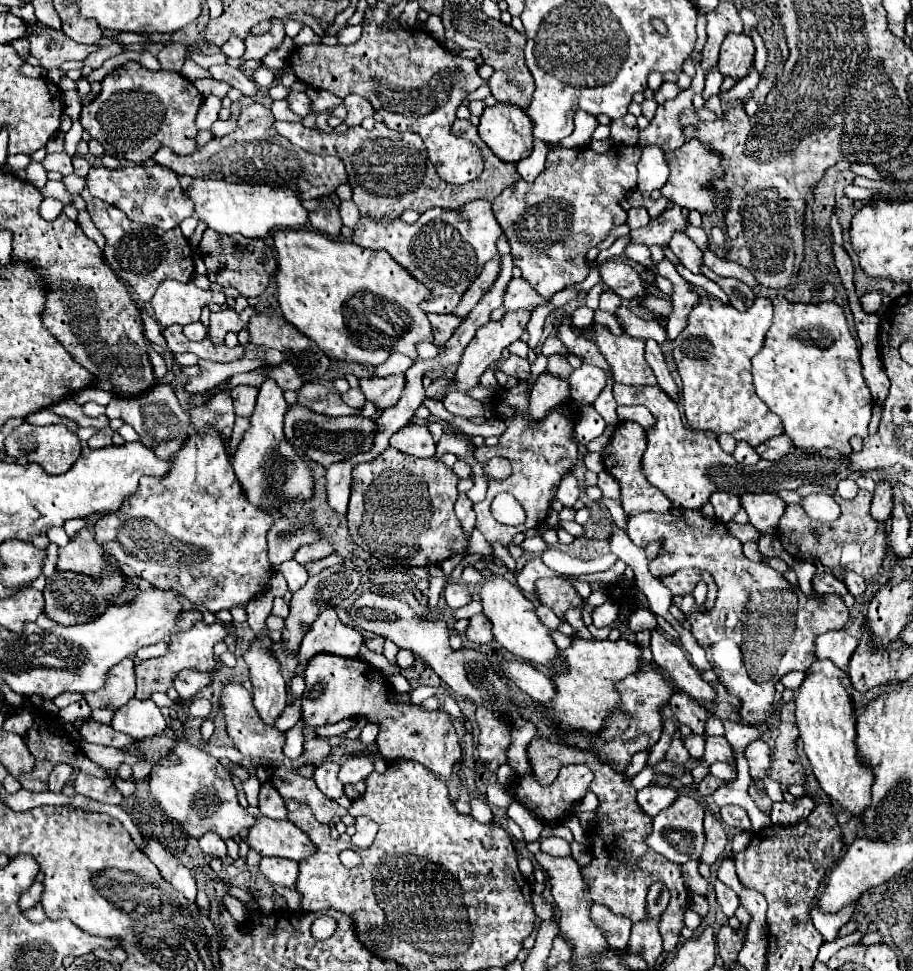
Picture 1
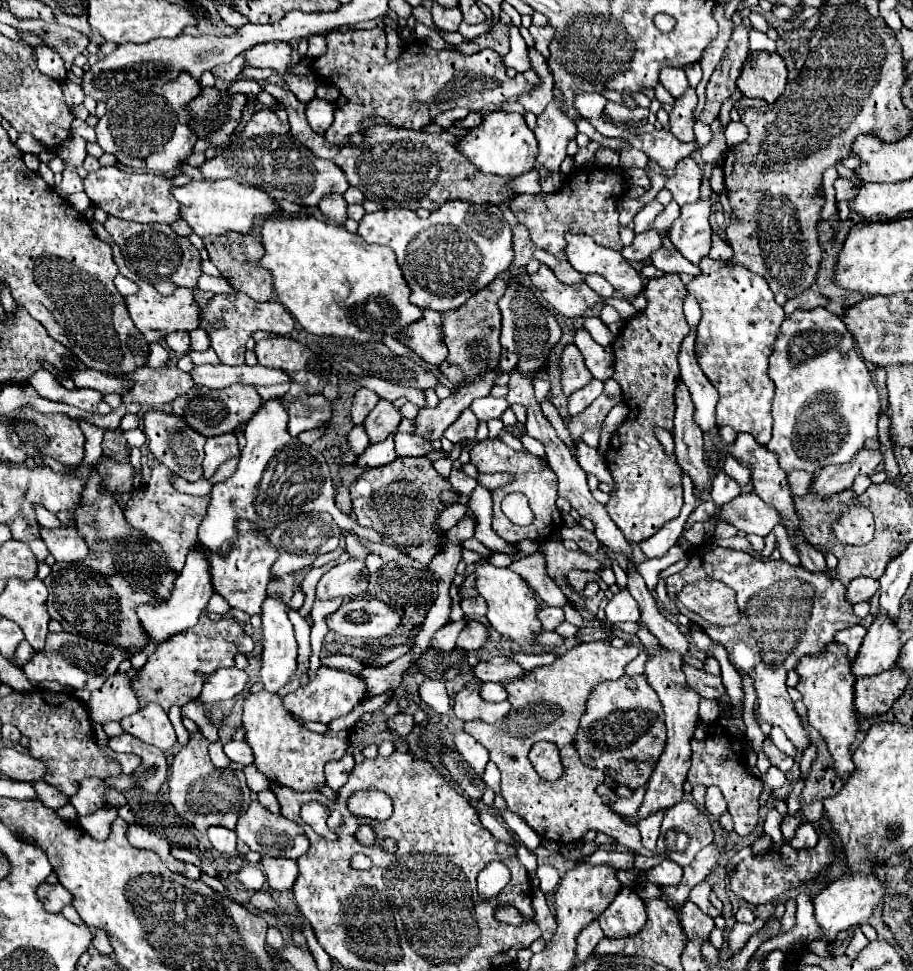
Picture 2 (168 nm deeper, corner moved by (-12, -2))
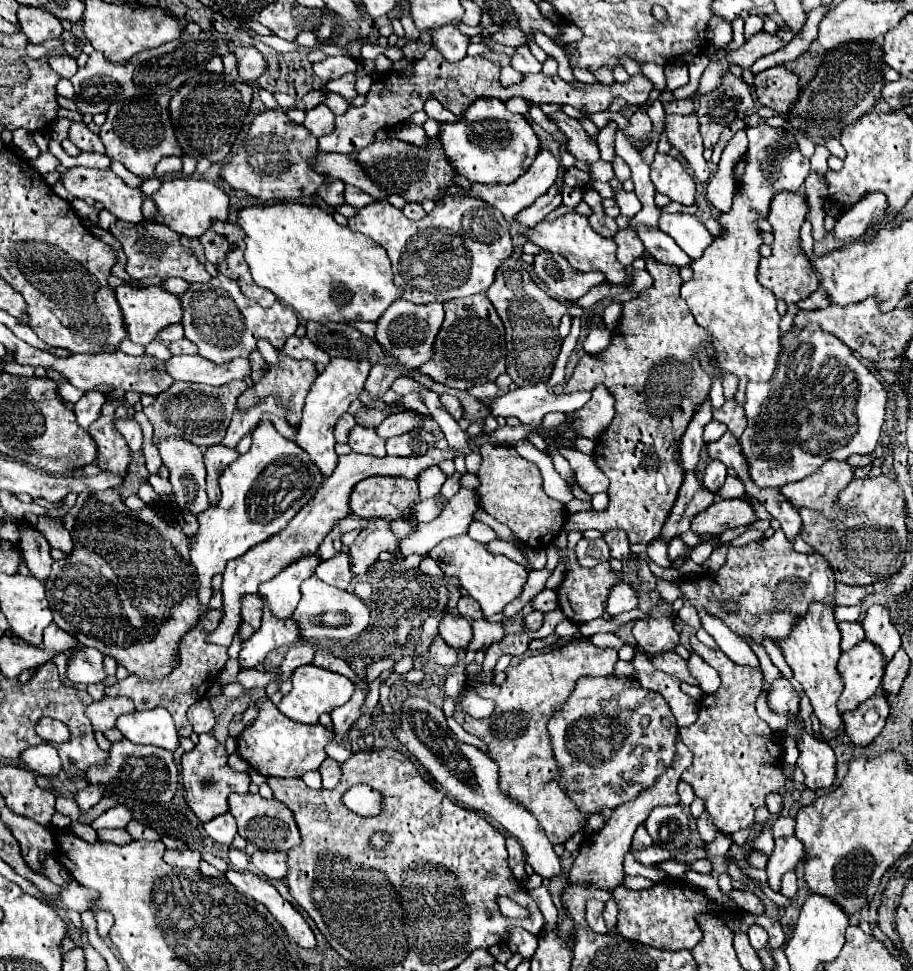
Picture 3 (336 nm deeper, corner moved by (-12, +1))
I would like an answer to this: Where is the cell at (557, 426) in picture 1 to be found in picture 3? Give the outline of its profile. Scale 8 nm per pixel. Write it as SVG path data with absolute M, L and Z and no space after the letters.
M482 446L482 466L478 470L480 488L478 502L492 518L506 524L518 540L530 548L546 548L566 522L566 510L562 502L546 496L542 488L542 476L536 464L518 456L510 446Z

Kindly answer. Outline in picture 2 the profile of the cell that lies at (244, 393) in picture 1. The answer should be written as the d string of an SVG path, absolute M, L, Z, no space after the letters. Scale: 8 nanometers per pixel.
M230 385L226 389L218 389L218 391L202 391L198 393L194 399L188 401L188 405L184 407L182 419L186 421L186 425L190 425L196 433L204 435L204 437L216 437L216 435L224 435L234 431L242 421L252 419L252 415L256 413L258 405L262 403L262 397L256 393L256 389L252 385Z

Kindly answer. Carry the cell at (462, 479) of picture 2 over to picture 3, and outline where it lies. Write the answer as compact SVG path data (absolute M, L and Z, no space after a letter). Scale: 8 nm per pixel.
M474 520L474 522L470 524L468 534L470 534L470 538L474 538L474 540L478 540L478 542L482 542L482 544L484 544L484 542L492 542L492 540L498 538L490 526L486 526L484 522L478 522L478 520Z

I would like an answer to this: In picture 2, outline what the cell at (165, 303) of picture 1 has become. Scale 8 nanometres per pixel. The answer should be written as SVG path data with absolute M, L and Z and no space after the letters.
M138 281L138 287L140 287L138 293L124 297L124 301L126 301L128 313L130 313L136 329L144 335L144 339L148 343L156 343L156 341L160 341L162 337L166 337L172 331L192 331L192 329L198 329L200 307L196 305L196 301L192 297L192 289L178 287L172 295L164 297L146 281Z

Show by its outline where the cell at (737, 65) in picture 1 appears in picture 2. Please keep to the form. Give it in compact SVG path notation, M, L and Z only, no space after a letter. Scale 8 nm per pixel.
M756 53L752 61L744 63L738 79L738 89L752 99L762 99L772 105L786 87L786 65L778 53Z

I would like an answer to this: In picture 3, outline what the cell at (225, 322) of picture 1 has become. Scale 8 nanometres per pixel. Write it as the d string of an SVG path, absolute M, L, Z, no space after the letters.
M224 274L214 276L206 284L192 284L190 290L180 298L184 306L184 336L198 346L198 354L210 358L212 362L226 362L238 356L248 358L248 354L256 348L258 338L270 340L272 346L280 350L298 328L298 316L292 308L282 302L274 302L270 308L262 308L258 302L242 294L238 280Z

